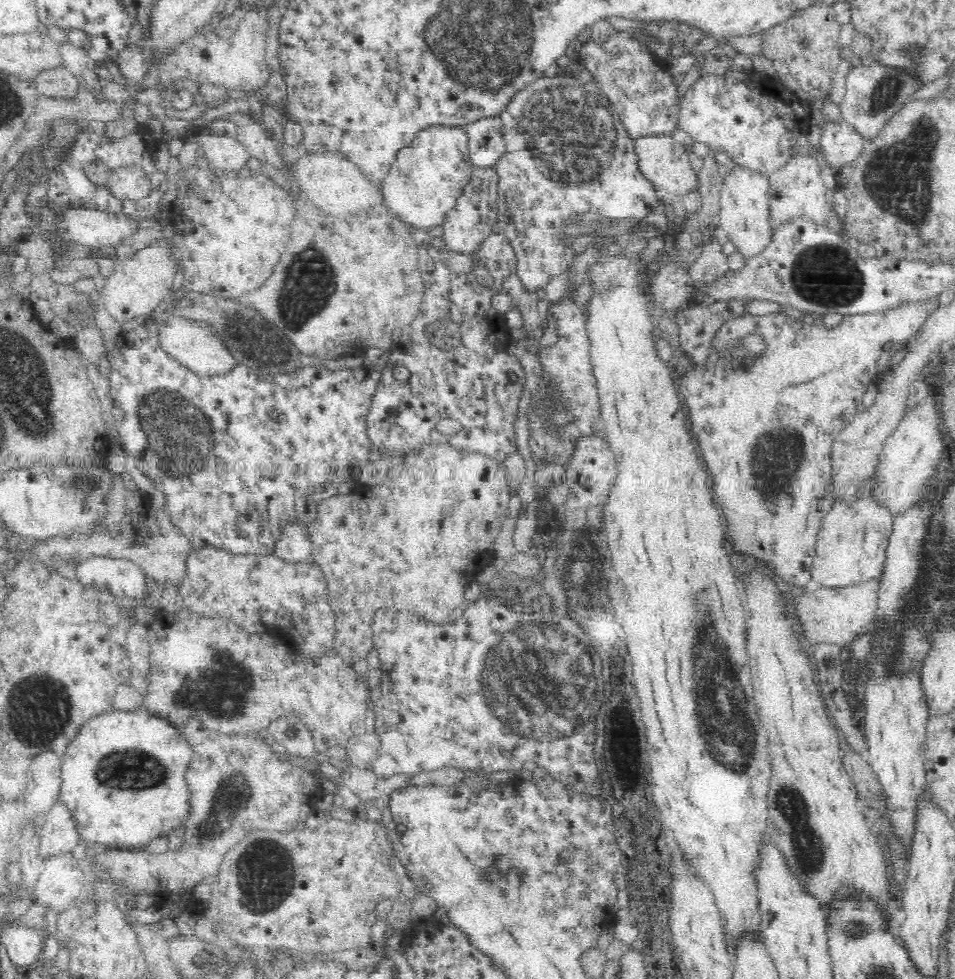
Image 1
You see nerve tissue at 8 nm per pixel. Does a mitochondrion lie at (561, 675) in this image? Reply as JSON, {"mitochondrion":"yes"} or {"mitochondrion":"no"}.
{"mitochondrion":"yes"}

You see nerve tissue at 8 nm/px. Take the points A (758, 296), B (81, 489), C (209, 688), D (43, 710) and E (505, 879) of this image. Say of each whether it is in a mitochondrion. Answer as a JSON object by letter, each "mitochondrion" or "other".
{"A":"other","B":"mitochondrion","C":"mitochondrion","D":"mitochondrion","E":"mitochondrion"}

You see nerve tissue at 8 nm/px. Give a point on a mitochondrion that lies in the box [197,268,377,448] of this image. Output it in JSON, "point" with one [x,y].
{"point":[244,332]}

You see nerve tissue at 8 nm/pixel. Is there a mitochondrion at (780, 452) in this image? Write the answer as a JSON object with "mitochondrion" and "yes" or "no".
{"mitochondrion":"yes"}

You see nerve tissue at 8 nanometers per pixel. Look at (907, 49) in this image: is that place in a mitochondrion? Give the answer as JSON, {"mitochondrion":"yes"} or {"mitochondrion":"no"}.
{"mitochondrion":"yes"}

